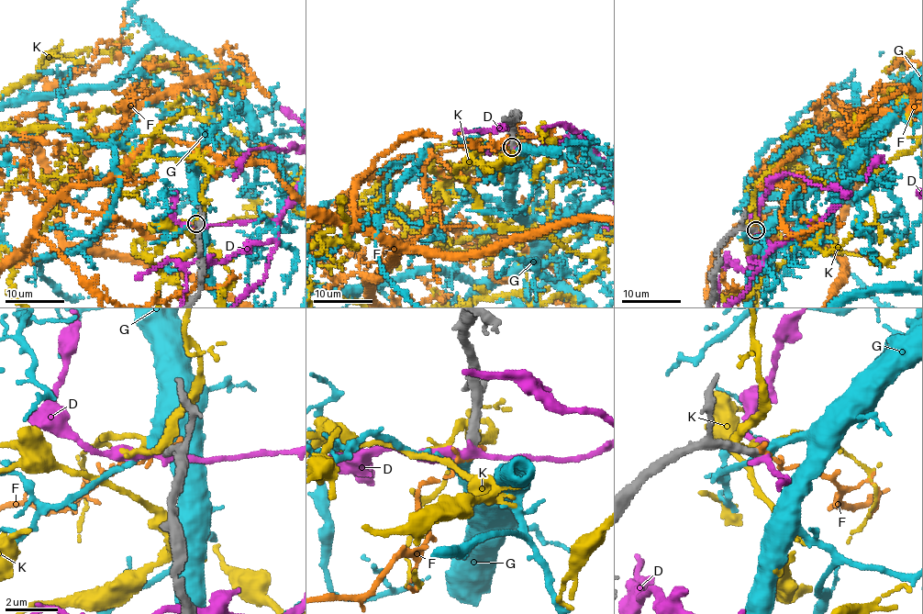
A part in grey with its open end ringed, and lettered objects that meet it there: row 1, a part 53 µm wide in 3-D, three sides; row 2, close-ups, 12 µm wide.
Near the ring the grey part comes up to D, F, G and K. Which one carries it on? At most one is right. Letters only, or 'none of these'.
G

